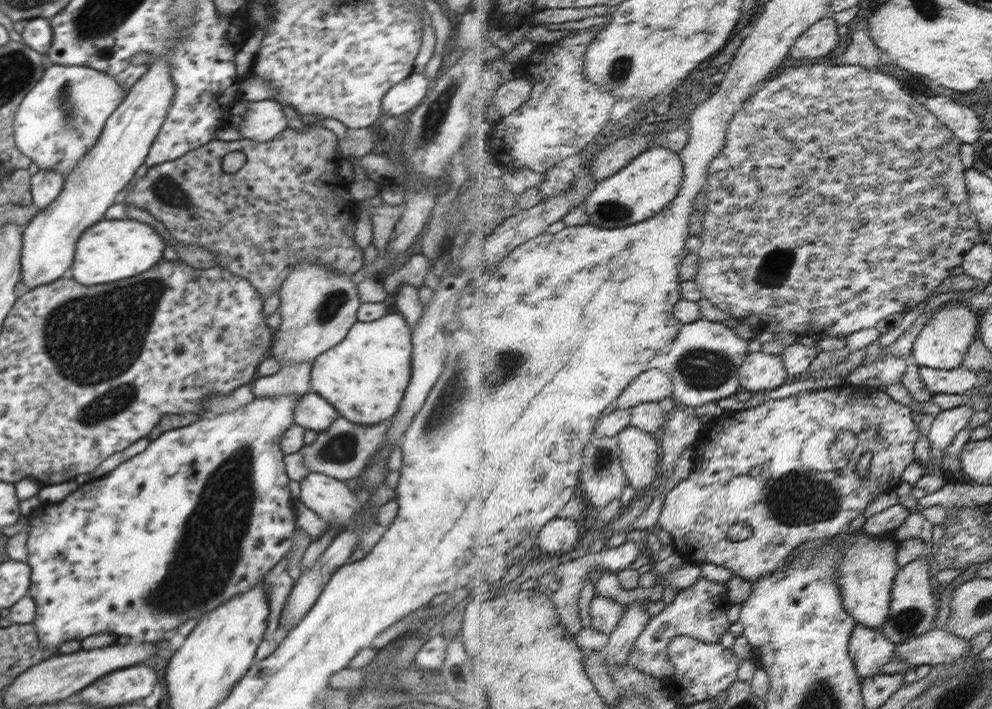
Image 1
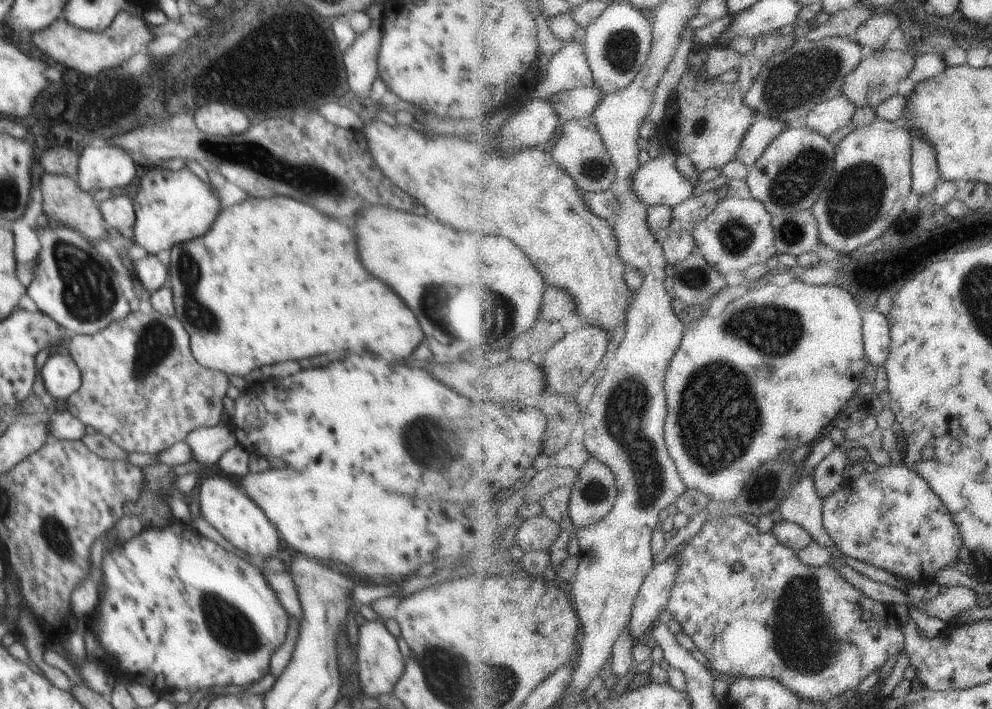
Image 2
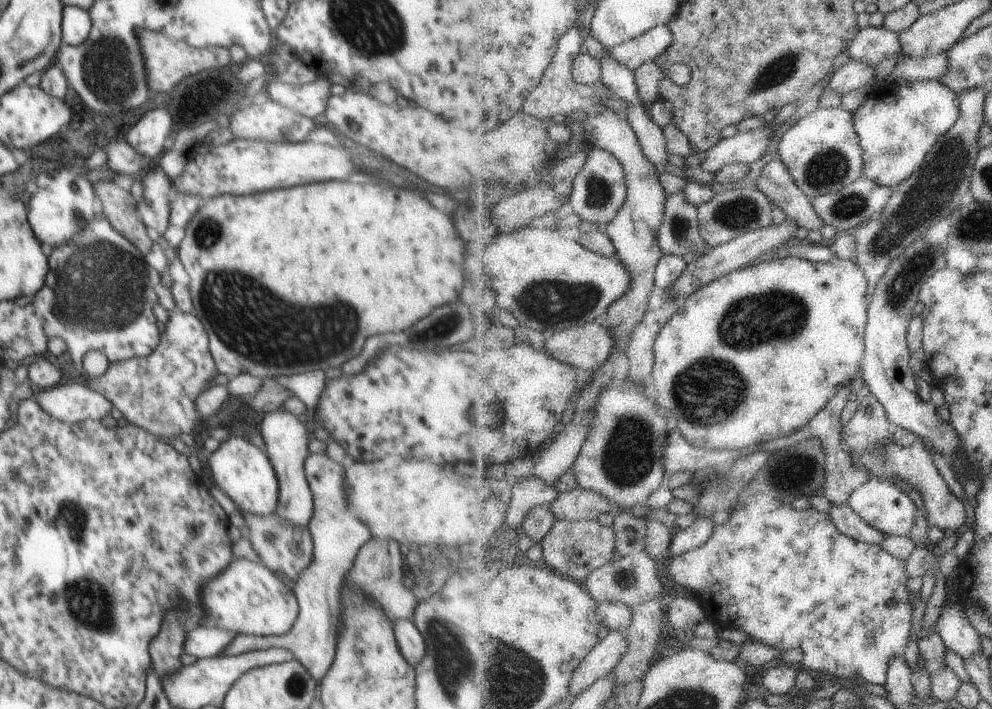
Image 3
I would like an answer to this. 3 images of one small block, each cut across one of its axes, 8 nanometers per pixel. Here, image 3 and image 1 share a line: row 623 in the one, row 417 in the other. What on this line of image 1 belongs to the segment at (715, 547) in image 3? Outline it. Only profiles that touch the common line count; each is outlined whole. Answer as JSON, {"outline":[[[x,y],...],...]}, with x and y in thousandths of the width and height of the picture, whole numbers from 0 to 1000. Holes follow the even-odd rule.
{"outline":[[[849,542],[847,544],[841,544],[838,549],[829,549],[826,553],[810,553],[796,559],[795,561],[788,561],[788,564],[774,564],[762,575],[754,575],[754,578],[746,578],[742,581],[730,581],[724,590],[718,590],[709,602],[709,608],[706,619],[701,629],[700,652],[701,659],[697,666],[694,676],[683,681],[674,695],[670,708],[670,715],[666,728],[665,739],[669,742],[673,750],[679,755],[681,779],[686,783],[693,795],[709,797],[712,793],[718,793],[725,795],[726,798],[734,800],[740,804],[745,815],[750,815],[756,819],[765,819],[768,814],[782,807],[784,803],[791,801],[798,786],[808,769],[813,764],[818,764],[826,760],[837,760],[841,756],[845,756],[849,749],[853,748],[856,736],[863,733],[867,725],[873,725],[873,718],[879,705],[885,702],[885,700],[896,695],[903,691],[909,680],[911,680],[911,671],[913,663],[923,650],[923,626],[925,626],[925,615],[927,612],[927,597],[921,595],[921,578],[905,564],[901,564],[895,553],[887,550],[887,547],[878,546],[872,542],[869,543],[857,543]],[[833,598],[843,598],[843,601],[849,601],[849,604],[859,604],[860,609],[864,614],[866,621],[865,629],[860,639],[856,642],[856,653],[849,663],[843,666],[823,666],[823,663],[815,663],[808,654],[808,632],[813,626],[813,621],[829,601]],[[871,638],[879,638],[881,645],[879,647],[879,657],[877,657],[877,669],[875,676],[868,674],[865,670],[865,652],[867,646],[871,643]],[[744,736],[750,736],[750,739],[759,745],[759,755],[751,762],[742,763],[736,762],[734,753],[738,748],[738,742],[742,742]]]}

